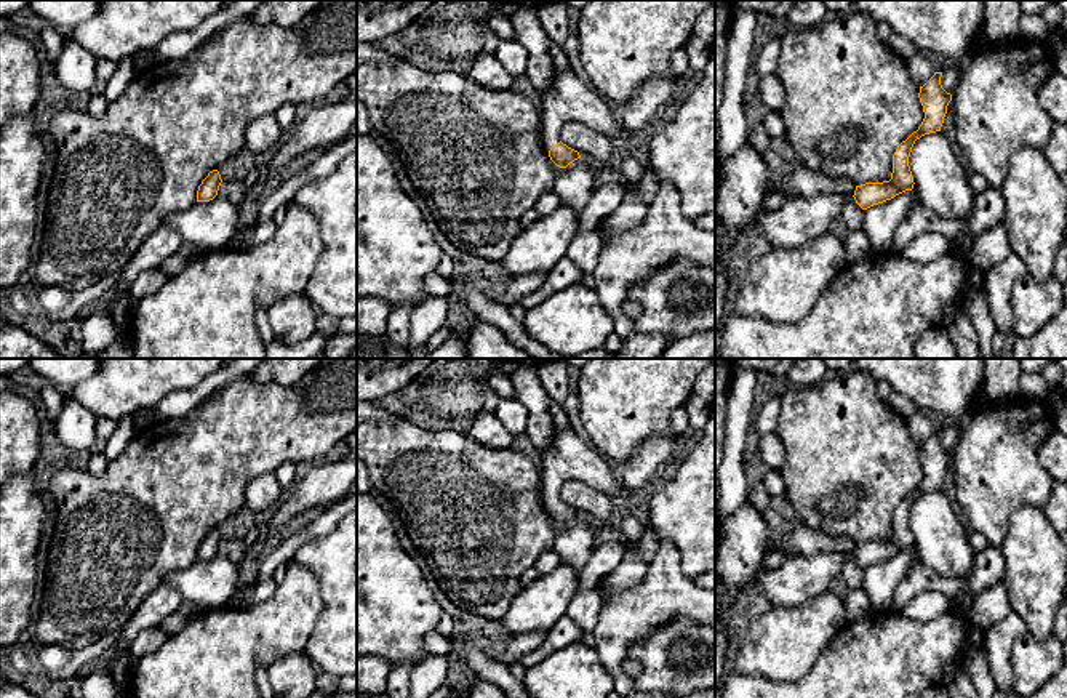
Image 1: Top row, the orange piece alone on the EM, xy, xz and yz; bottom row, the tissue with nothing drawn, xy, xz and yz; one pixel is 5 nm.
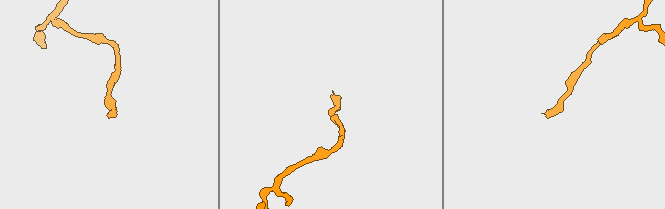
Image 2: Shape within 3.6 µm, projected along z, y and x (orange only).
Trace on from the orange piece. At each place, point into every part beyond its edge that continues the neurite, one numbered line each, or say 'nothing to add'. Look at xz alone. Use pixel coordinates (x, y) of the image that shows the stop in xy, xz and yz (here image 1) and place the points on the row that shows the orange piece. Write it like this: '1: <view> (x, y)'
1: xz (568, 98)

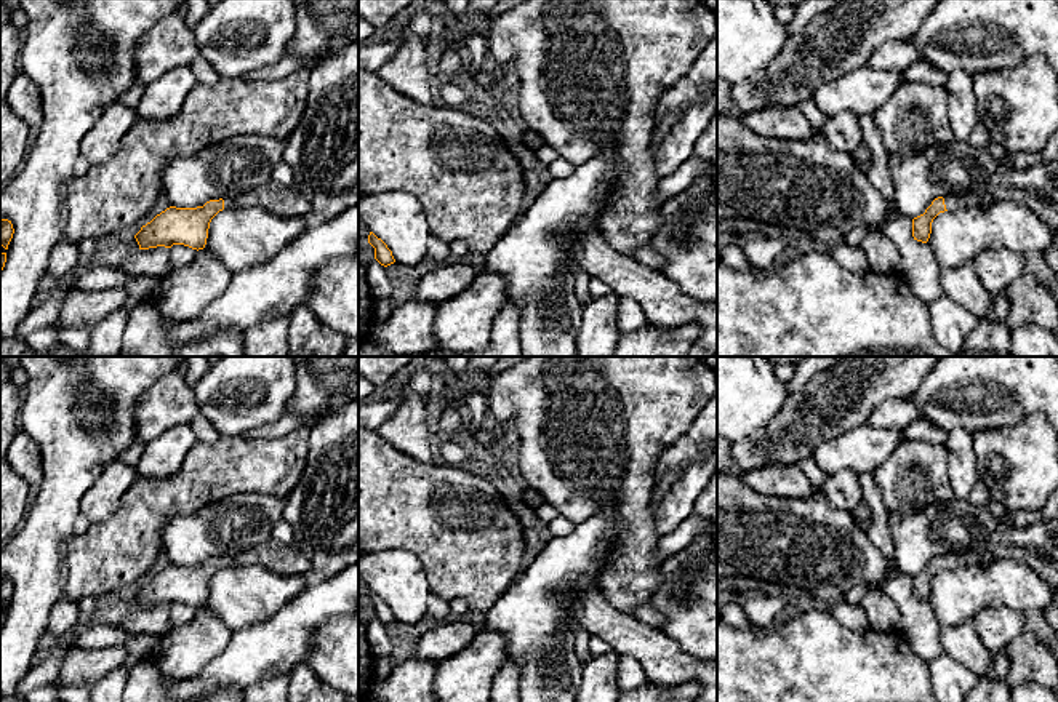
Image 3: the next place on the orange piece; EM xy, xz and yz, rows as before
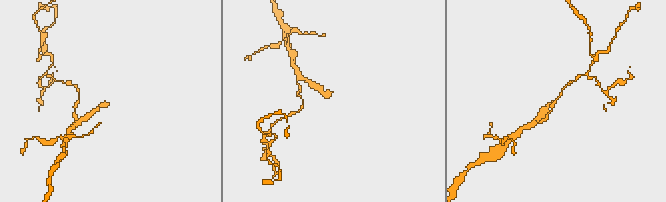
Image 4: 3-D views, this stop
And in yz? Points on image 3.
1: yz (962, 200)

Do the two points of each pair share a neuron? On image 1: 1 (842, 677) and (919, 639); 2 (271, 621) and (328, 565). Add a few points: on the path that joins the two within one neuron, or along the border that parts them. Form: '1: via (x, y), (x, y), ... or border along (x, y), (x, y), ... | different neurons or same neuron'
1: via (861, 677), (867, 677), (887, 660), (899, 658) | same neuron
2: border along (295, 559), (317, 580), (322, 601), (319, 615) | different neurons

